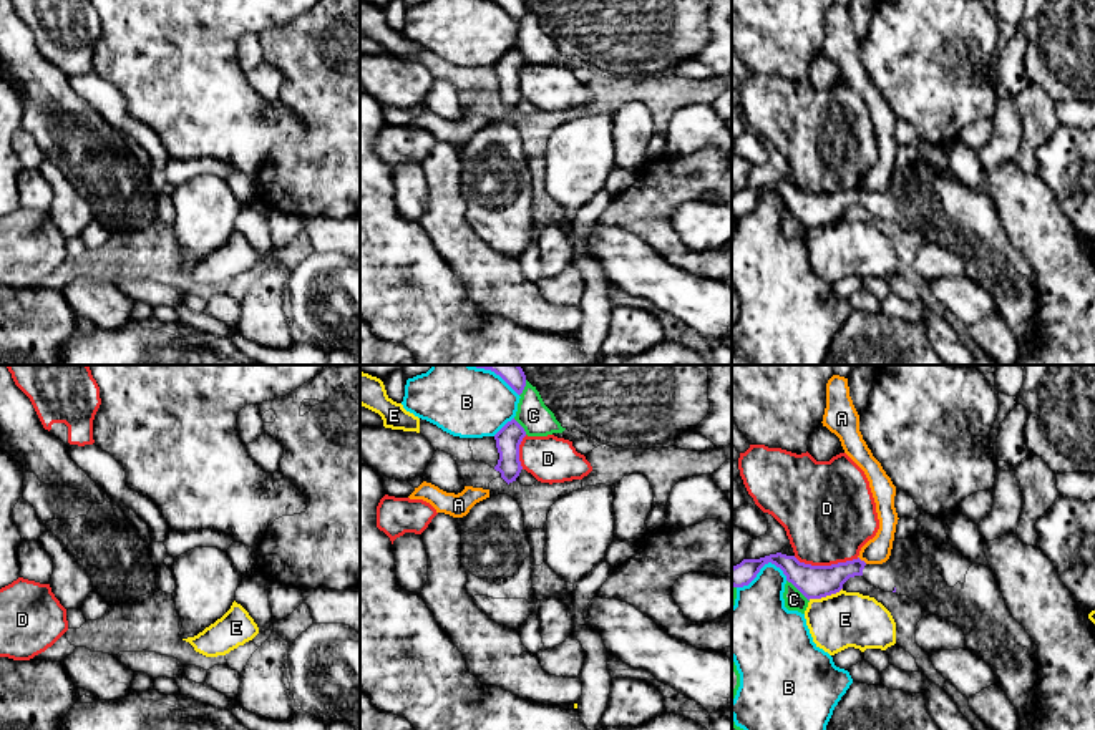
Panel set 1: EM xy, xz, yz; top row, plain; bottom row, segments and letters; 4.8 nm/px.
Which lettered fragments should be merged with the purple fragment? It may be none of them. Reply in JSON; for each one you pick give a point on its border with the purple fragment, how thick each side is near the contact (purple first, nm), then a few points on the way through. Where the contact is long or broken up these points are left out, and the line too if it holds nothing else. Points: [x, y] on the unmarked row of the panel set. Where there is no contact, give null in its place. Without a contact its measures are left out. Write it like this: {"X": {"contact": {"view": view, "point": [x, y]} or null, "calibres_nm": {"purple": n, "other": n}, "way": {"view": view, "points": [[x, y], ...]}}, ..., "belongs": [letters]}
{"belongs": []}

